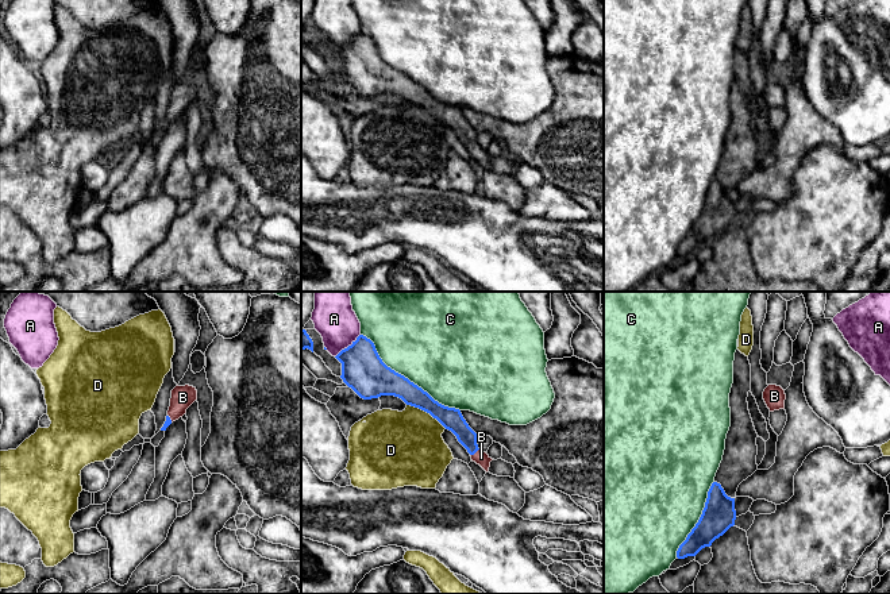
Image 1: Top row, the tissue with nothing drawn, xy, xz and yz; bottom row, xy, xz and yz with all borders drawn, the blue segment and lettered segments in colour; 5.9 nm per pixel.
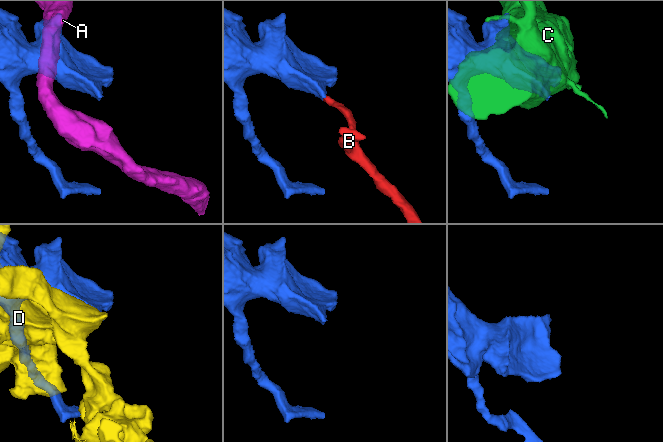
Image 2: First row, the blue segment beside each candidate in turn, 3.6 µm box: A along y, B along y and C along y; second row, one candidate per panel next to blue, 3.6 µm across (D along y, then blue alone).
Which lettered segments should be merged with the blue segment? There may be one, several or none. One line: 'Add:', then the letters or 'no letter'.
Add: B

